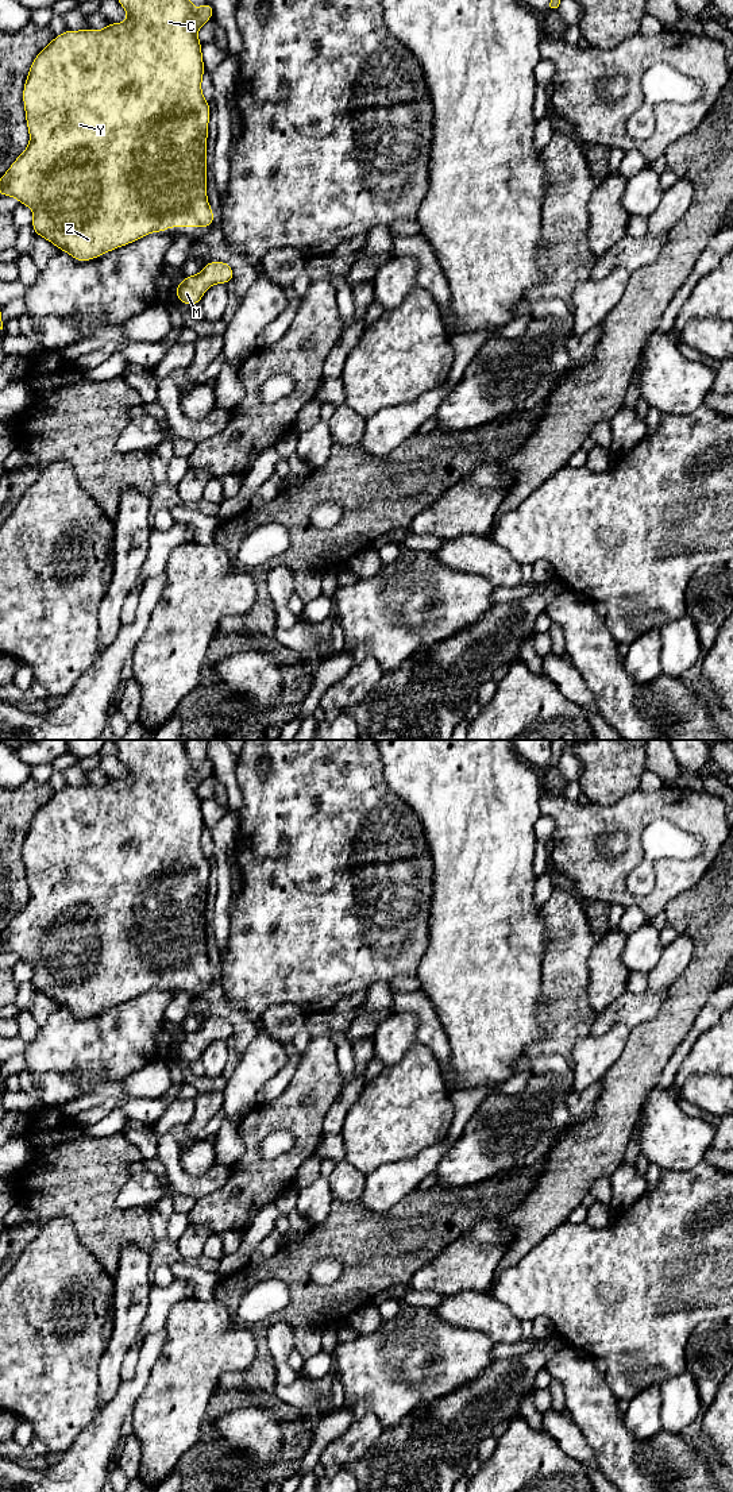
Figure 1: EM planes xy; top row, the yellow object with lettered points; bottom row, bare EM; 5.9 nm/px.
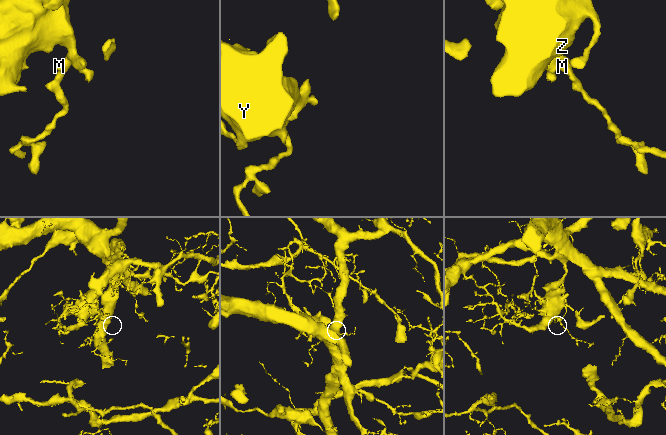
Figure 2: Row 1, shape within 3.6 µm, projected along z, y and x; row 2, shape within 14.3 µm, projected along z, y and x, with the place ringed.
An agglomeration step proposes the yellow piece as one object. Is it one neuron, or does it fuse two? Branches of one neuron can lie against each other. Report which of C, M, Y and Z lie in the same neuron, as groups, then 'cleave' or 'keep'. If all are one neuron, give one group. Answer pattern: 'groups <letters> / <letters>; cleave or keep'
groups C M Y Z; keep

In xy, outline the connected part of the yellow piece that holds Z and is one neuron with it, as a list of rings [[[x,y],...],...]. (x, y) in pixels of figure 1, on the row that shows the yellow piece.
[[[117,0],[117,3],[128,12],[124,23],[109,23],[100,31],[66,30],[55,35],[53,42],[34,58],[23,88],[30,143],[0,178],[0,196],[12,196],[20,201],[20,205],[34,211],[31,227],[35,234],[78,262],[88,262],[151,232],[162,232],[170,227],[213,227],[215,212],[207,197],[207,139],[211,107],[201,92],[205,70],[201,55],[202,43],[197,39],[198,28],[215,15],[213,7],[205,1],[194,11],[192,0]]]

